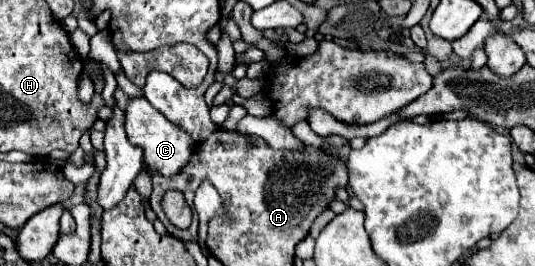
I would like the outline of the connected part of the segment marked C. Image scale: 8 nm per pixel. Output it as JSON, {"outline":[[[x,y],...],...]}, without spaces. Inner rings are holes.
{"outline":[[[145,98],[129,100],[129,106],[125,110],[125,132],[129,142],[143,150],[143,164],[151,174],[171,178],[175,176],[175,172],[181,172],[189,164],[189,156],[193,154],[195,142],[187,132],[183,132],[179,126],[169,122],[159,110],[155,110]]]}

